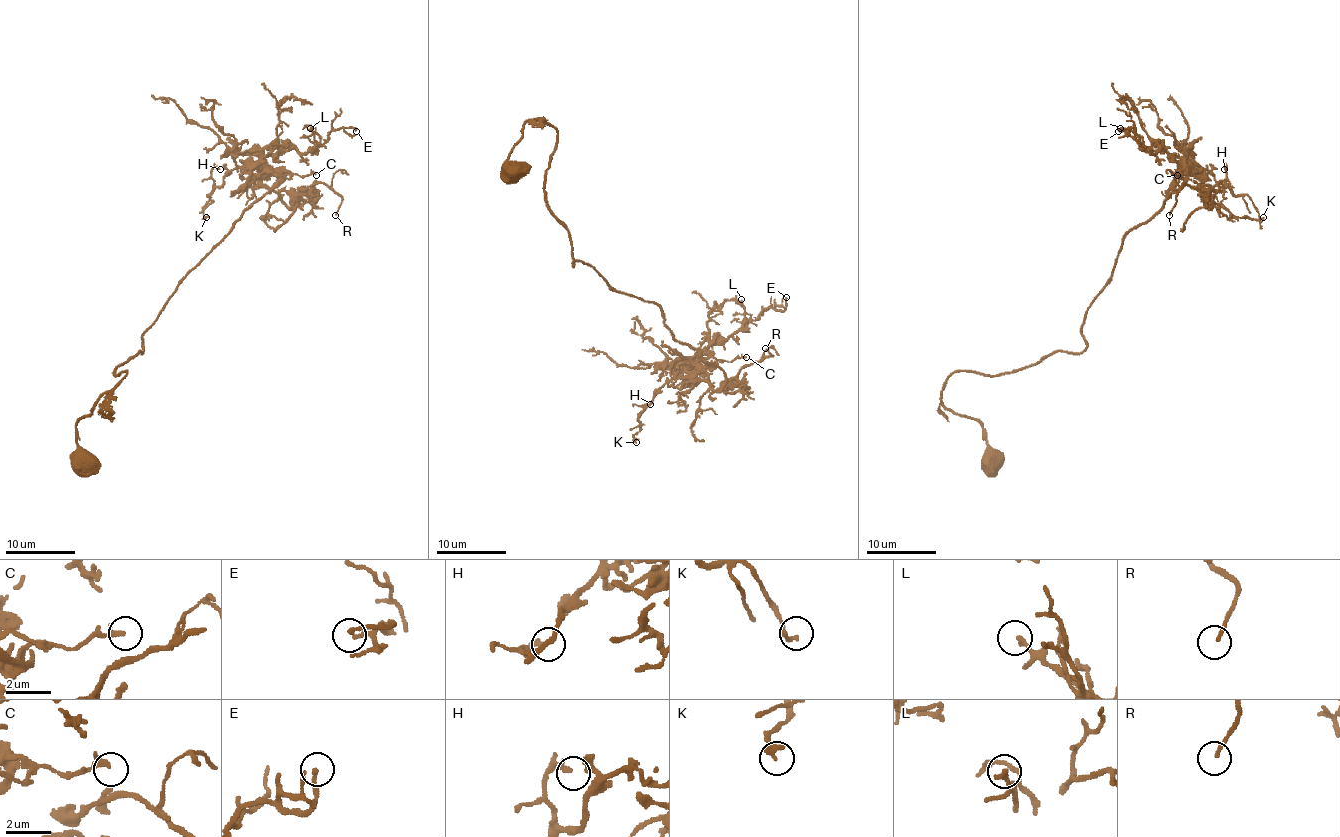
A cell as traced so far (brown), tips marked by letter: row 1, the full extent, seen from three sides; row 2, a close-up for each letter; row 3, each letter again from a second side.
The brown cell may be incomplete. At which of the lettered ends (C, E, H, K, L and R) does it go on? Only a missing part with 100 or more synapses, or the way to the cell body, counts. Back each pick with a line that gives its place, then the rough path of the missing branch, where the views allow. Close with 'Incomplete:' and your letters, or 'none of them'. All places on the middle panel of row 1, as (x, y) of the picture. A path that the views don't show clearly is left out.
Incomplete: none of them

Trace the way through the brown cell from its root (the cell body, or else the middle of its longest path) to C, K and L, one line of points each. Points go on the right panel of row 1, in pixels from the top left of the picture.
C: (989, 461), (985, 430), (943, 404), (943, 383), (1079, 353), (1121, 239), (1184, 182), (1177, 175)
K: (989, 461), (985, 430), (941, 400), (954, 372), (1079, 353), (1121, 239), (1197, 173), (1263, 217)
L: (989, 461), (985, 430), (943, 404), (943, 383), (1079, 353), (1121, 239), (1186, 178), (1179, 155), (1120, 128)

